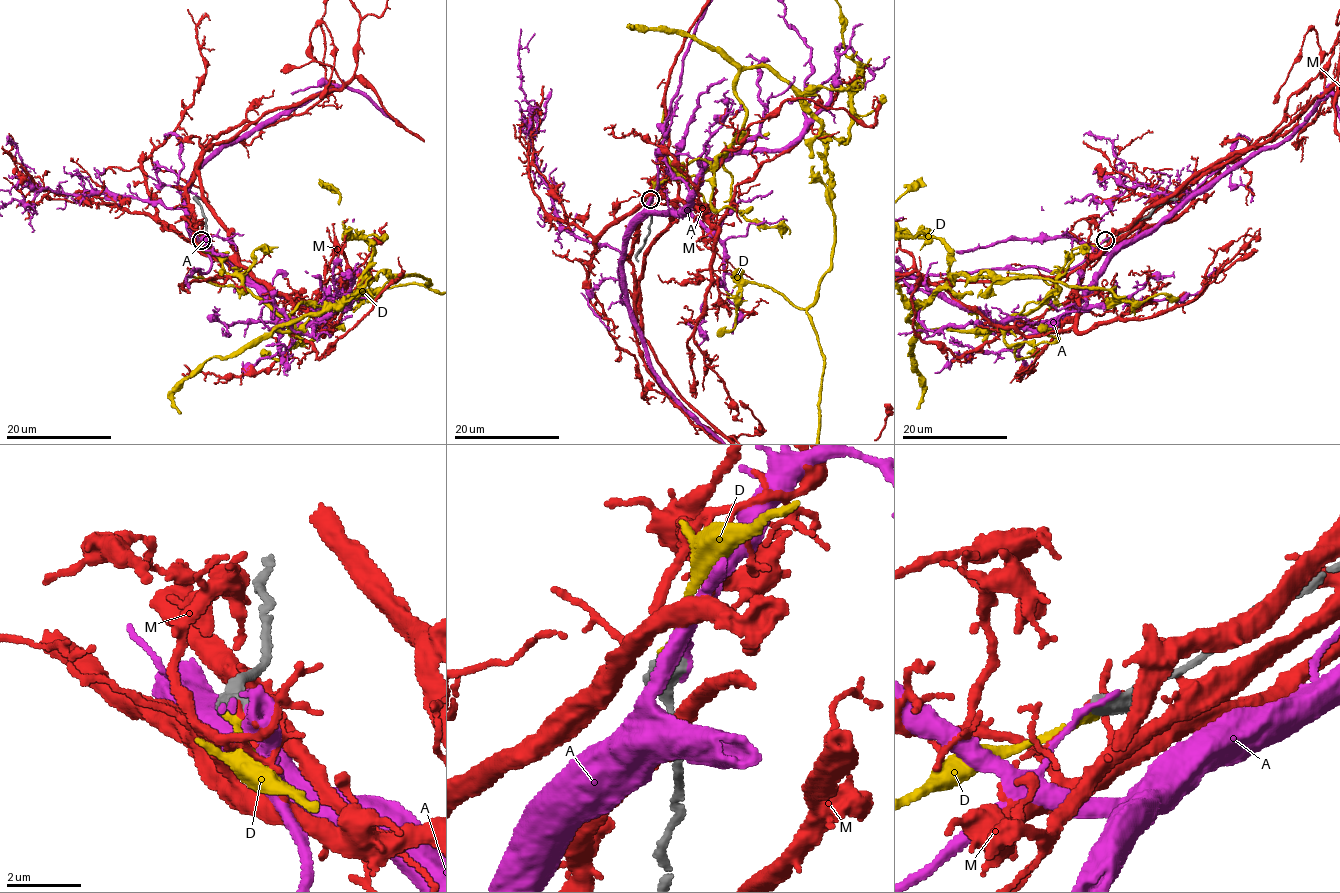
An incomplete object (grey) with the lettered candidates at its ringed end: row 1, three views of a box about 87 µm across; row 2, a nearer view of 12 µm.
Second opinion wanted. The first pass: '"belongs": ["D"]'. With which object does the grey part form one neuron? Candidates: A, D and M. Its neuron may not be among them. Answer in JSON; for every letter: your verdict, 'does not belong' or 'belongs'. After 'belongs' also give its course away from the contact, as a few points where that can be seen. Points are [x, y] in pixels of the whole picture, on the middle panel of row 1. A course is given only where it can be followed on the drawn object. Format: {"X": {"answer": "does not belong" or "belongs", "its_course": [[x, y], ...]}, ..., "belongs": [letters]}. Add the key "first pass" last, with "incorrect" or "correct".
{"A": {"answer": "does not belong"}, "D": {"answer": "belongs"}, "M": {"answer": "does not belong"}, "belongs": ["D"], "first pass": "correct"}

